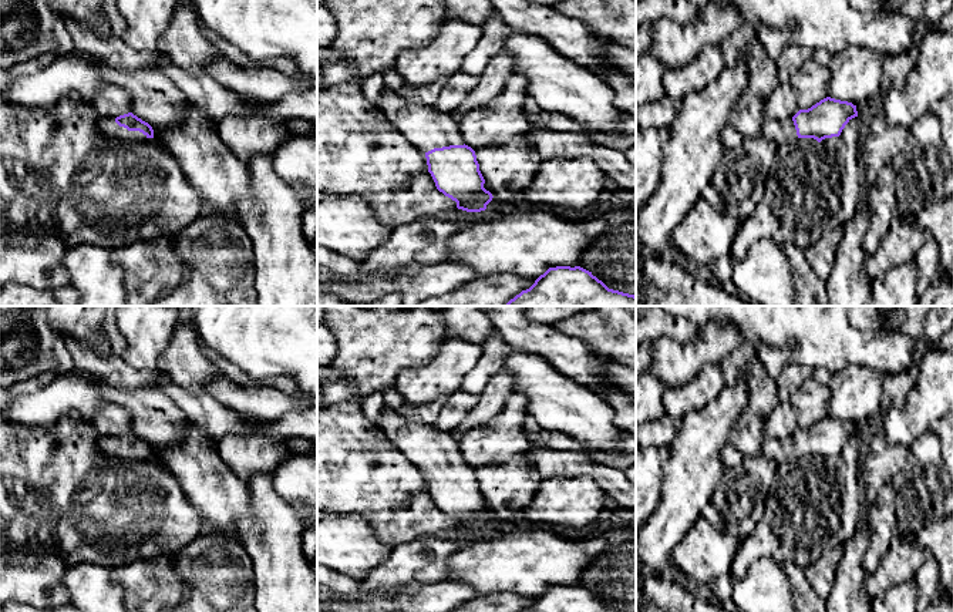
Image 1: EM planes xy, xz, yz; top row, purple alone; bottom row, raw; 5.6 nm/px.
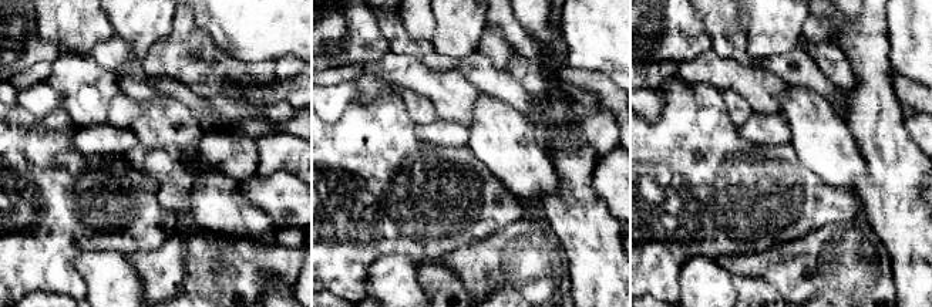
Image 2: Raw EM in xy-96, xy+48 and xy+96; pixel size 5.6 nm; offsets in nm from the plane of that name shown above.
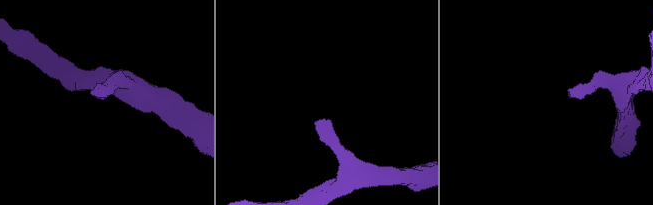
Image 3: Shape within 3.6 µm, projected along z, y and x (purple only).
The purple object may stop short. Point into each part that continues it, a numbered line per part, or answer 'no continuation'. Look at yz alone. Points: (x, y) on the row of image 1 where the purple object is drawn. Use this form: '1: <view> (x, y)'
1: yz (781, 131)

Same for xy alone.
1: xy (108, 127)

